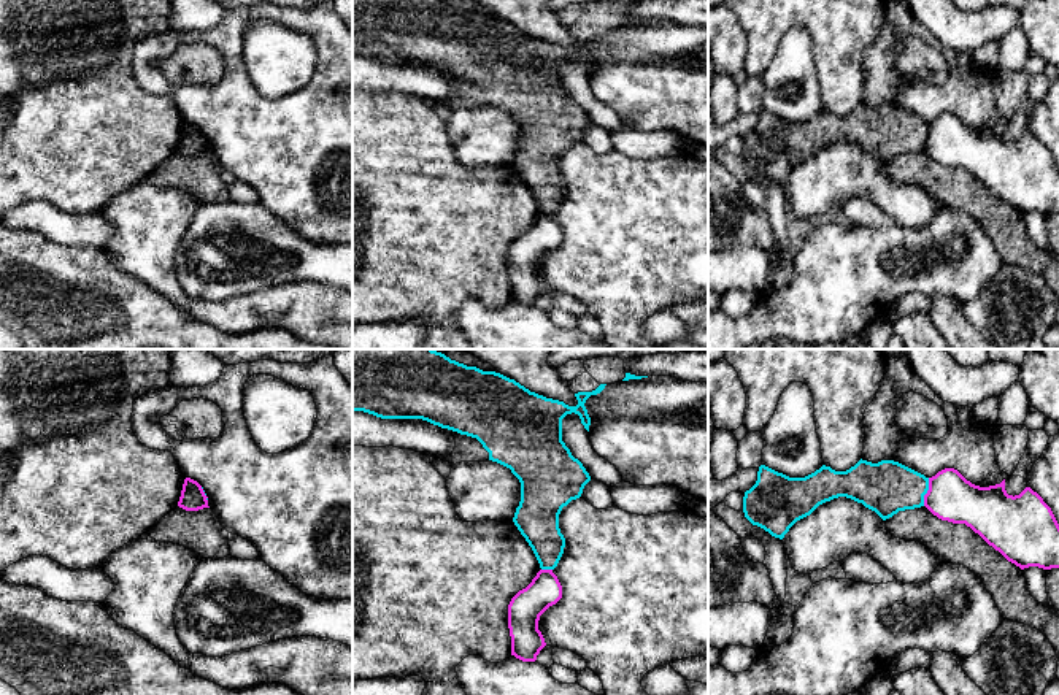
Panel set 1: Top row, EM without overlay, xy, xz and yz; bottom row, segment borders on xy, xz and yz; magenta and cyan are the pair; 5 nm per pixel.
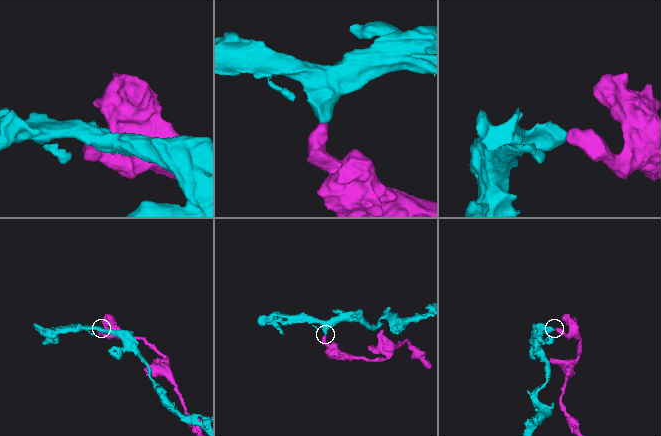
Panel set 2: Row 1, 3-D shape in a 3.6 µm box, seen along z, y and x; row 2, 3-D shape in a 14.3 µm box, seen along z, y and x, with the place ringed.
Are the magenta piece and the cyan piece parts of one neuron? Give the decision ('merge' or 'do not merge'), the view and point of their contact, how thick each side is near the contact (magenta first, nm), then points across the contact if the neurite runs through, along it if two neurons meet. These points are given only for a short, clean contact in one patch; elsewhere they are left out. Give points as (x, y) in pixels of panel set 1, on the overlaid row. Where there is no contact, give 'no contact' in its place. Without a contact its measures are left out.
do not merge; meets magenta in yz at (928, 492); 240 nm thick on the magenta side, 280 nm on the other; border along yz (929, 478), (923, 505)

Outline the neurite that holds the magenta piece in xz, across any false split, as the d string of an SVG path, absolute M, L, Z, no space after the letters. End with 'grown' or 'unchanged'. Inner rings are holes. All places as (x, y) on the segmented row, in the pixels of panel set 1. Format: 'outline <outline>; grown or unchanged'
outline M540 570L532 582L519 590L508 605L511 655L535 662L546 646L538 630L540 616L562 598L562 586L553 570Z; unchanged

